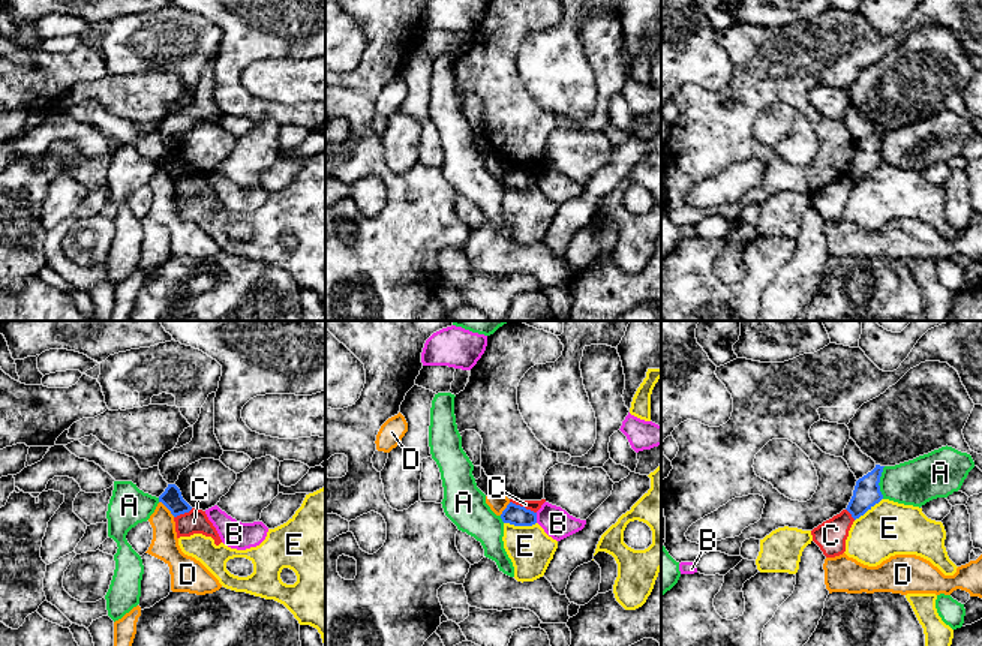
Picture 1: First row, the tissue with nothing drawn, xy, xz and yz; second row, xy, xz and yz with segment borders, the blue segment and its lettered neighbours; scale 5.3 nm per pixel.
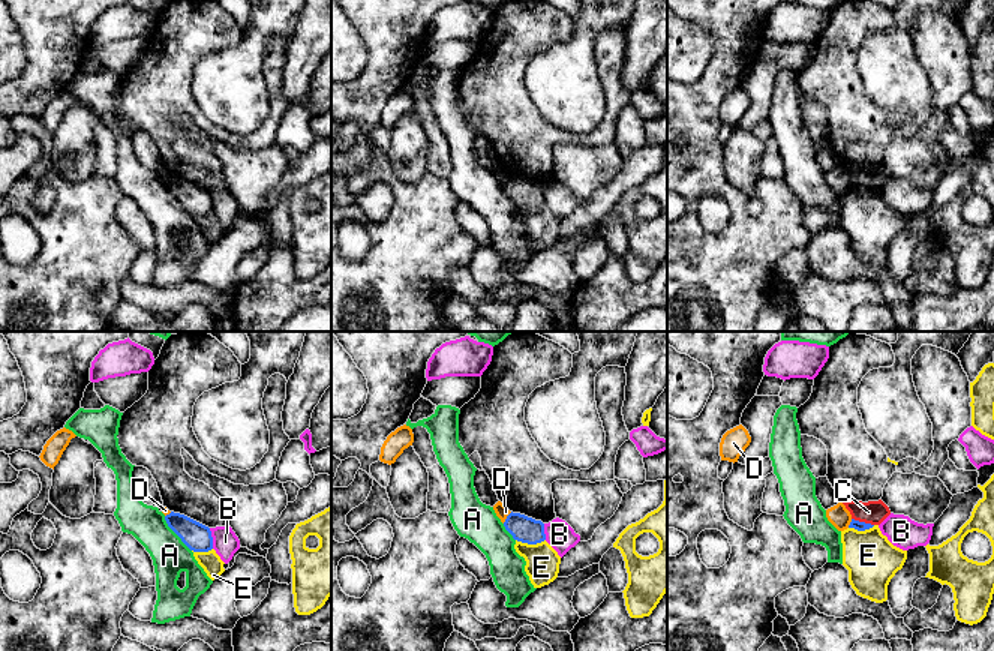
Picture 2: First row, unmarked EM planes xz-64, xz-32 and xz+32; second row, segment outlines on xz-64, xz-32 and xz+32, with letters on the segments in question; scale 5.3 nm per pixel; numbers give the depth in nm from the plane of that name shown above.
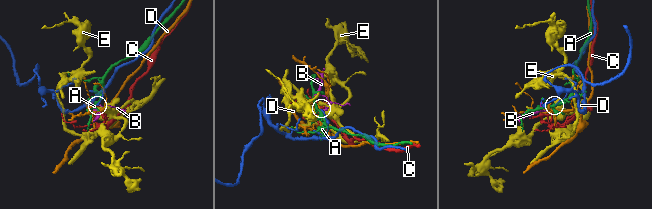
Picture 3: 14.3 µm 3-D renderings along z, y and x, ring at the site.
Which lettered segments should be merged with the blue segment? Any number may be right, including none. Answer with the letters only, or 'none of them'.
none of them

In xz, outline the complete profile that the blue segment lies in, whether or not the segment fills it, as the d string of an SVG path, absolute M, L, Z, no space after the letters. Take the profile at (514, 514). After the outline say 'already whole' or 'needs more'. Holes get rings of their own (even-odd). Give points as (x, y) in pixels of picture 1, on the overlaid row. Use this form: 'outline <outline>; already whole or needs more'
outline M510 502L502 511L501 519L504 523L514 526L532 526L537 523L537 513Z; already whole

